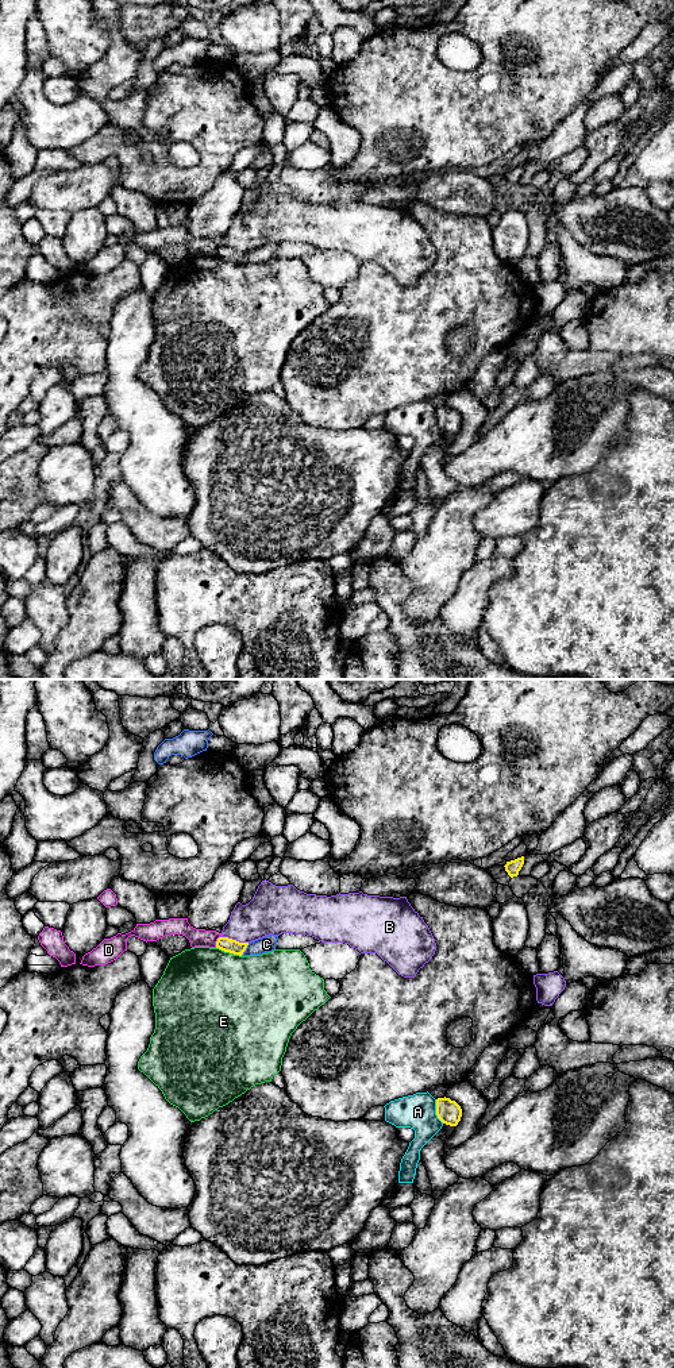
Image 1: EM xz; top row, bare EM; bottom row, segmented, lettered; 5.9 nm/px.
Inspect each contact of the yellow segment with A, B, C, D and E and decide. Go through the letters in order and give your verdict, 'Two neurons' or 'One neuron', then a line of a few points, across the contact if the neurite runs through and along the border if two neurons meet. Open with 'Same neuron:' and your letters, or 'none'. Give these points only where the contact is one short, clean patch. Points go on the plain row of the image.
Same neuron: none
A: Two neurons. Line: xz (435, 408), (435, 423), (443, 431)
B: Two neurons. Line: xz (220, 245), (247, 251)
C: Two neurons
D: Two neurons. Line: xz (219, 245), (215, 255)
E: Two neurons

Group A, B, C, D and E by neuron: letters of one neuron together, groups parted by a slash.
A / B / C / D / E

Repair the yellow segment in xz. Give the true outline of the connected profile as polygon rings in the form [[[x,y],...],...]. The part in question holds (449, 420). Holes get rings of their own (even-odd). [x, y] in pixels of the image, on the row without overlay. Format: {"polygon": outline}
{"polygon": [[[438,406],[436,424],[443,432],[457,435],[462,425],[462,417],[455,409],[451,409],[450,406]]]}

